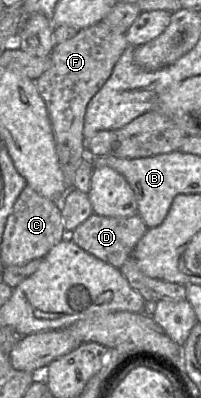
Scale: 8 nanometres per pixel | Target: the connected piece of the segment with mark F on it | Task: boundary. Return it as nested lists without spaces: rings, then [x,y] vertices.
[[[105,22],[79,30],[71,39],[54,46],[50,67],[35,81],[51,121],[57,159],[67,190],[82,159],[87,156],[83,127],[87,105],[103,87],[129,43],[126,33],[114,32]]]

